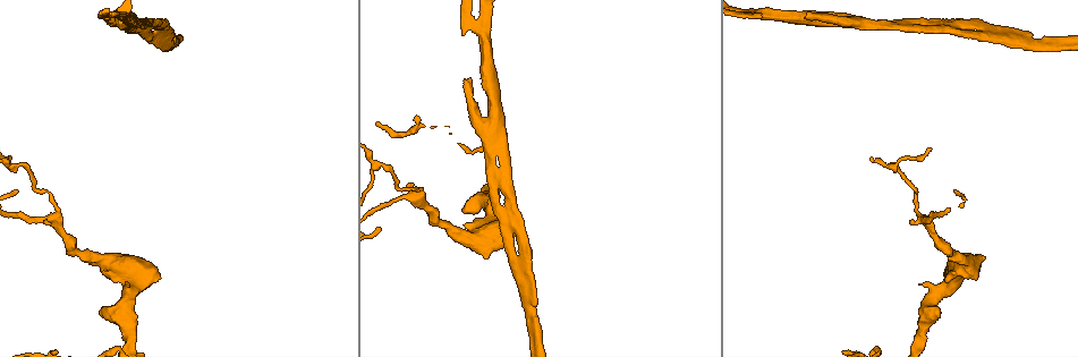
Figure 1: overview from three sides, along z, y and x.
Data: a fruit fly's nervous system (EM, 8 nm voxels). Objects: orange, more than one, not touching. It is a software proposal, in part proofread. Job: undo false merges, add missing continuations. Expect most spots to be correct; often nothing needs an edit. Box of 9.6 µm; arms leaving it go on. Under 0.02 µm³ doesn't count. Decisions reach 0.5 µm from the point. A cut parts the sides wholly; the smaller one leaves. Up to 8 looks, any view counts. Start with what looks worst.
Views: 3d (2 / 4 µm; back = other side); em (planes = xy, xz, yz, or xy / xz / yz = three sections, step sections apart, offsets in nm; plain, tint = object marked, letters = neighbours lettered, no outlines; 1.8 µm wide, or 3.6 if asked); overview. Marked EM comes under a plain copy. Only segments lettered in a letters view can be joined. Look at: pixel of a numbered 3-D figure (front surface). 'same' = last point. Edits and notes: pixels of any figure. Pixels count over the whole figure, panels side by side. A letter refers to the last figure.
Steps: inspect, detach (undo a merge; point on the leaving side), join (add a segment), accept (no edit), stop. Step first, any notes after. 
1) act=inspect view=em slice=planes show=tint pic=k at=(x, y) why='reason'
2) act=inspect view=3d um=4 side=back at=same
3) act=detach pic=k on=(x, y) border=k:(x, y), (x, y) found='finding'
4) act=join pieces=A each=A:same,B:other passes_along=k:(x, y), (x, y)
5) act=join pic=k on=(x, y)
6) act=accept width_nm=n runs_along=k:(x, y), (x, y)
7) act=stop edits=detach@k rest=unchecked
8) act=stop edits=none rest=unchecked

act=inspect view=3d um=4 side=back pic=1 at=(864, 22) why='four or more arms meet'

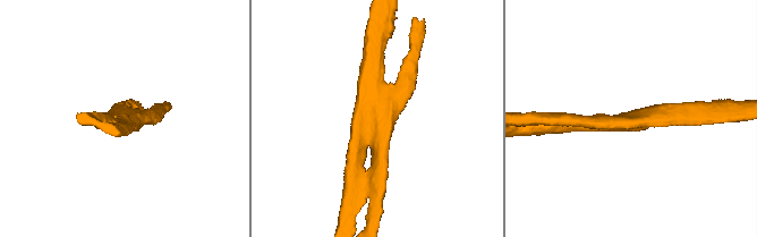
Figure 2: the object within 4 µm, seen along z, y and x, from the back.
act=inspect view=em slice=xy step=16 show=tint pic=2 at=(634, 115)

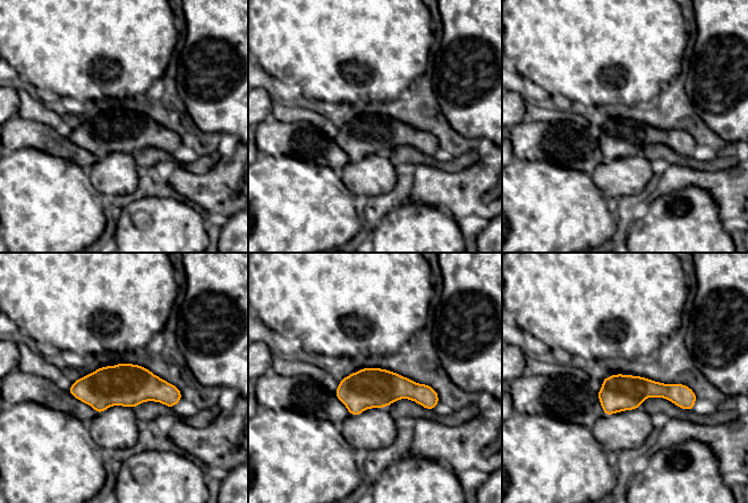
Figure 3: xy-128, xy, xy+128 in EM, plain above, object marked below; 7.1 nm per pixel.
act=inspect view=em slice=planes show=letters at=same why='cut it another way'

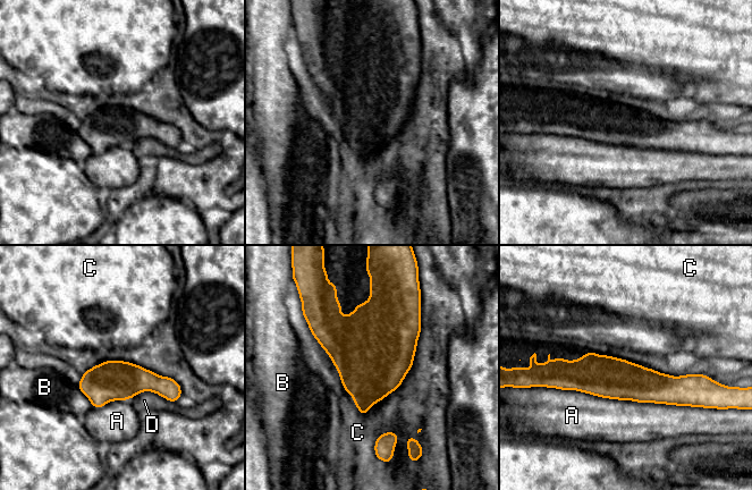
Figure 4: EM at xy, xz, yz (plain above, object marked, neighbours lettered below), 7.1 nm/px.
act=accept width_nm=280 each=A:other,B:other,C:other,D:other runs_along=4:(558, 366), (636, 383), (694, 378) found='continuous, no second cell'

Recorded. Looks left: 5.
act=inspect view=em slice=xz step=16 show=letters pic=1 at=(909, 222) why='three-way junction'

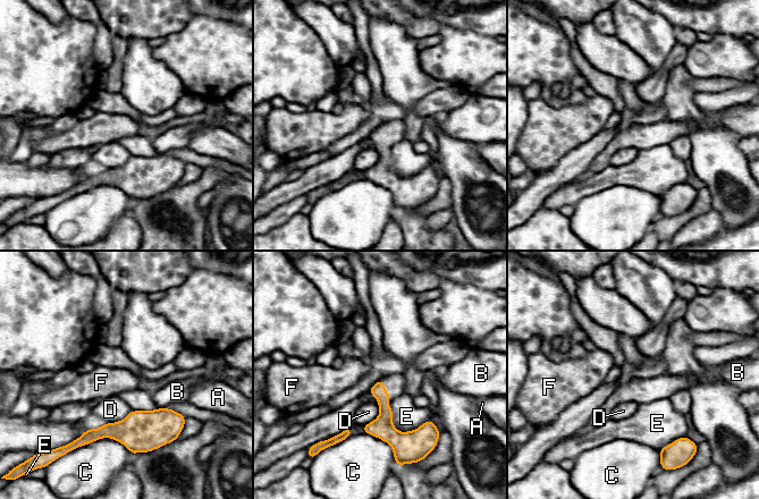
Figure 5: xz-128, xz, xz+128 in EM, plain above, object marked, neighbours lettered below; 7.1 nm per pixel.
act=inspect view=em slice=xy step=4 show=letters at=same

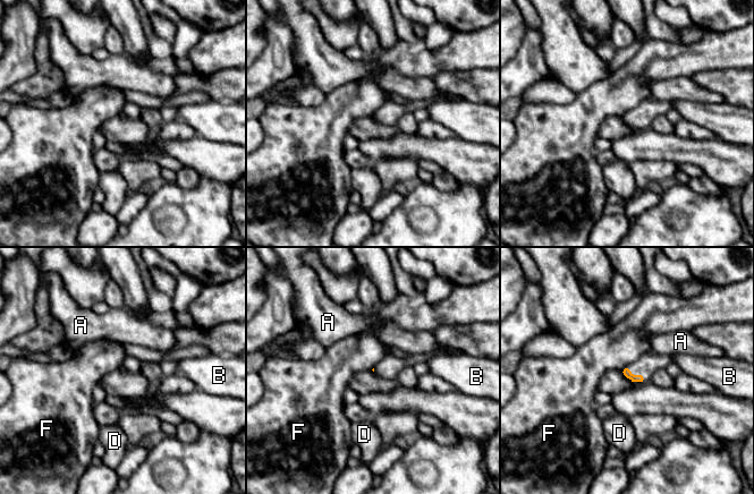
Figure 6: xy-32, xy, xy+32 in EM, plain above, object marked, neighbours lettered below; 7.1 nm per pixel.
act=accept each=A:other,B:other,D:other,F:other border=6:(628, 364), (620, 371) found='none of them fits'

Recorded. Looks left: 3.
act=inspect view=3d um=2 pic=1 at=(944, 22) why='closes a loop'

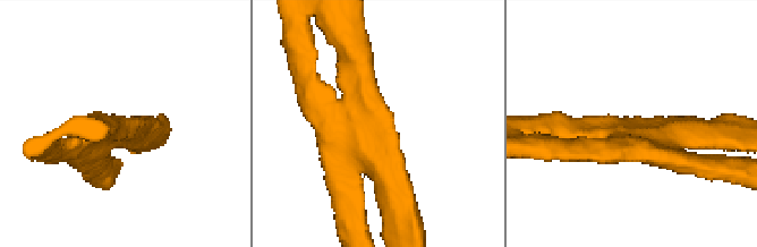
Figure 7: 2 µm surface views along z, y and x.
act=inspect view=em slice=planes show=letters pic=7 at=(622, 132) why='need the tissue'

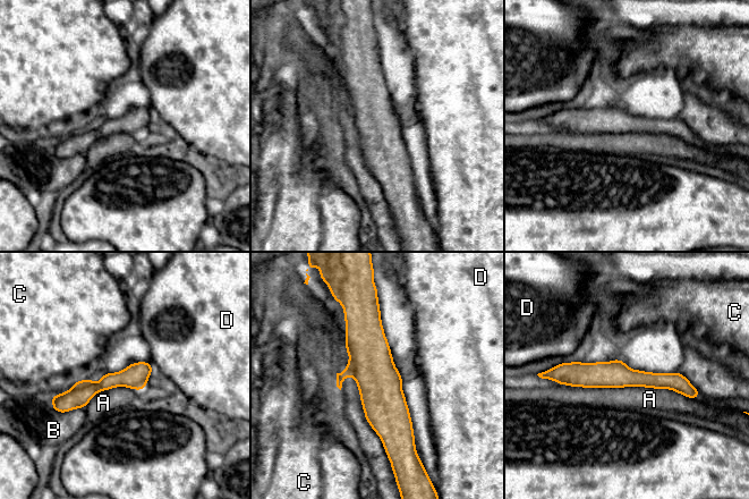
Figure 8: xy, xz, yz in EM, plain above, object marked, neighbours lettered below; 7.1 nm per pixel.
act=accept each=A:other,B:other,C:other,D:other border=8:(558, 383), (669, 388), (679, 394) found='continuous, no second cell'

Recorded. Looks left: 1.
act=inspect view=em slice=planes show=letters pic=1 at=(761, 16) why='an open end'

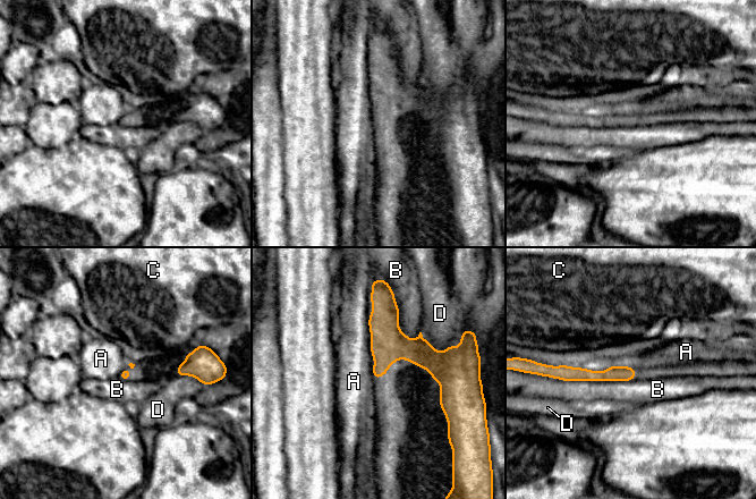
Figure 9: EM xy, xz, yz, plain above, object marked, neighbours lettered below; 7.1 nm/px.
act=accept each=A:other,B:other,C:other,D:other runs_along=9:(384, 306), (384, 324), (442, 375), (442, 398) found='no lettered segment goes on from it'

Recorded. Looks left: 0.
act=stop edits=none rest=unchecked

